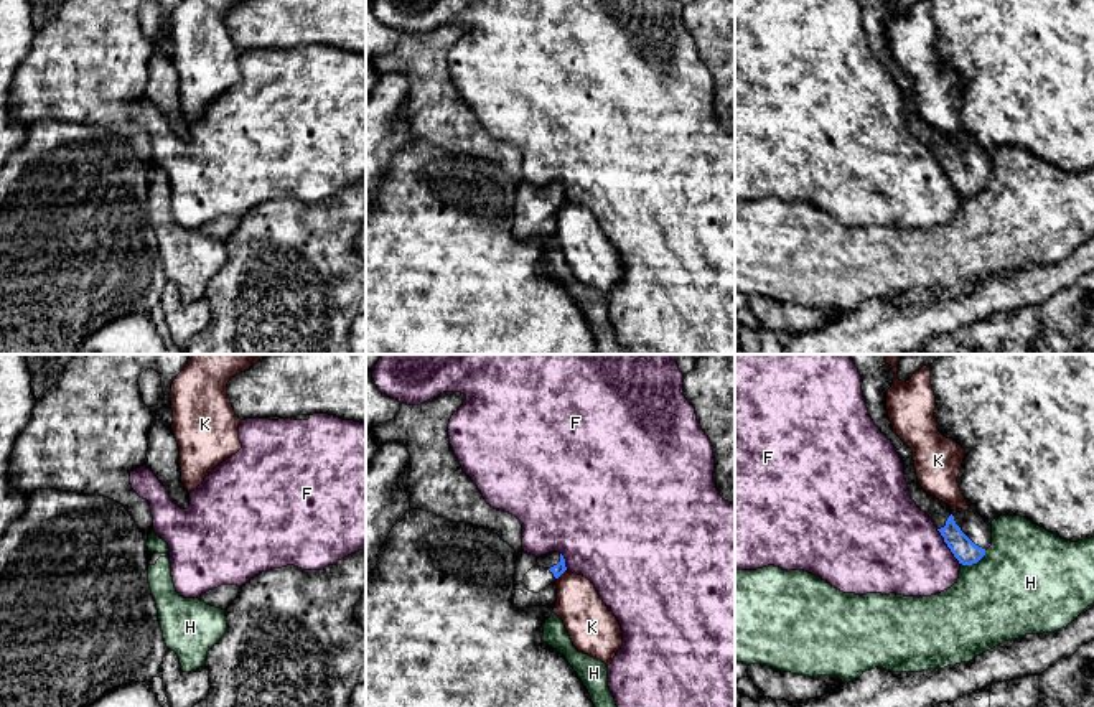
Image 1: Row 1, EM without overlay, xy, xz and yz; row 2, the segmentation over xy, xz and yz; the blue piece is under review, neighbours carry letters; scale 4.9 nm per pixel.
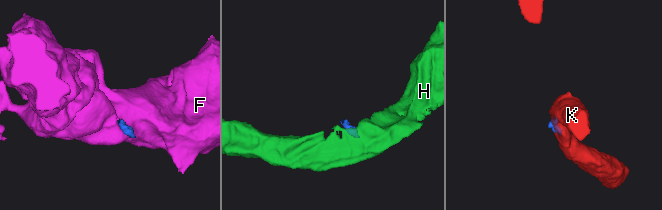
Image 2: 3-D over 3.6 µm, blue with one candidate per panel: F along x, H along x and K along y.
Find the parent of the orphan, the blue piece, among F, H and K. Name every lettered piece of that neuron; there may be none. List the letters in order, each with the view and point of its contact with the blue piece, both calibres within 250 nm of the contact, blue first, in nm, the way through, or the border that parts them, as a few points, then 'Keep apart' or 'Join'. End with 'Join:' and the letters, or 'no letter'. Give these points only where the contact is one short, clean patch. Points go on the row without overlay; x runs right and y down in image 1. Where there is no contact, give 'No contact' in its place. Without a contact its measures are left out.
F: Touches blue at yz (948, 177). Thickness 110 nm (blue) against 440 nm. Boundary: yz (936, 160), (959, 195). Keep apart
H: Touches blue at yz (974, 193). Thickness 110 nm (blue) against 460 nm. Boundary: yz (986, 182), (976, 193), (961, 195). Keep apart
K: Touches blue at xz (562, 203). Thickness 60 nm (blue) against 220 nm. Boundary: xz (565, 200), (557, 210). Keep apart
Join: no letter

